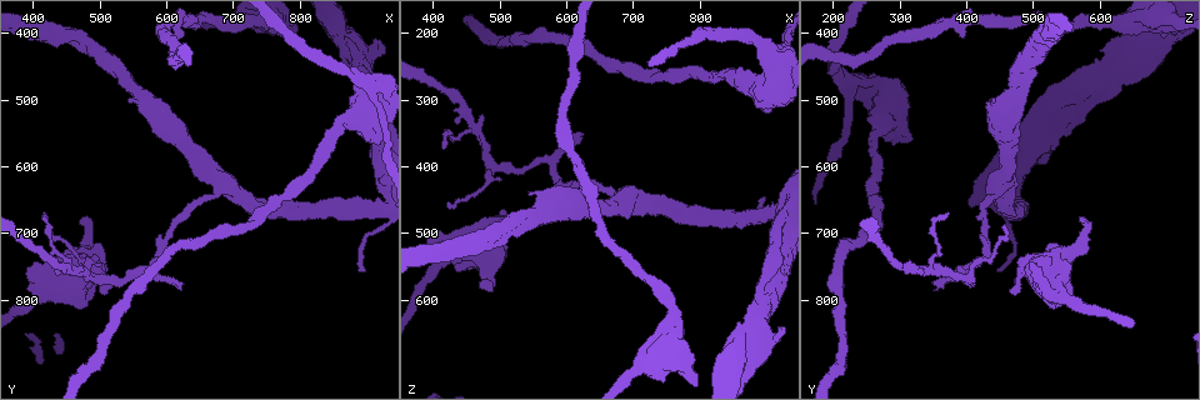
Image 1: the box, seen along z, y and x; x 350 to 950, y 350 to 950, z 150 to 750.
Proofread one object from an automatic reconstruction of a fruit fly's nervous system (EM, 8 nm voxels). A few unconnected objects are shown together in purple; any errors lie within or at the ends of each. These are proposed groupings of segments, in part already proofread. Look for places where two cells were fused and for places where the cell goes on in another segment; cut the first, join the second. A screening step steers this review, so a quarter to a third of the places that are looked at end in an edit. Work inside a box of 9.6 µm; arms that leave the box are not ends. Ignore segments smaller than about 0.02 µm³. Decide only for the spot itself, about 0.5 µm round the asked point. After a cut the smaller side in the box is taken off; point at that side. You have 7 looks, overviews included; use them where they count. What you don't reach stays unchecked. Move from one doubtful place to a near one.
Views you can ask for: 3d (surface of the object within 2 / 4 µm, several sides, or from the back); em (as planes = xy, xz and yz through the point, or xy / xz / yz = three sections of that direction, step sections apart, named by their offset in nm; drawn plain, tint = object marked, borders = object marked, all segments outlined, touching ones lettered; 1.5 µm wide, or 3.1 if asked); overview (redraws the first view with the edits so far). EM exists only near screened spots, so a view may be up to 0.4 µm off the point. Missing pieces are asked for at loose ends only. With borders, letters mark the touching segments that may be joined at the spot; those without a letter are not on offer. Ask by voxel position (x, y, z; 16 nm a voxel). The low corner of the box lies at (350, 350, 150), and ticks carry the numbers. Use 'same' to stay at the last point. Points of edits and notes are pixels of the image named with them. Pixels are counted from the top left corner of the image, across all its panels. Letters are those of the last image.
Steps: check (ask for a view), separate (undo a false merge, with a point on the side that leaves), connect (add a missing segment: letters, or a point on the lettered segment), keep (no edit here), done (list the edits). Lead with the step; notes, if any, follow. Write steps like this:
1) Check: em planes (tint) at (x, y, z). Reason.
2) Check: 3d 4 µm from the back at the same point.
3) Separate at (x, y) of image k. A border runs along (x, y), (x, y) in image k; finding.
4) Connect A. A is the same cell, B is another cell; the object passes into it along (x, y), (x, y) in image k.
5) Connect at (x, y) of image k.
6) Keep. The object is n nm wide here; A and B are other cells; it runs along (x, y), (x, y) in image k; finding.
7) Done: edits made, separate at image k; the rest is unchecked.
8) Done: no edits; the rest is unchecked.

Check: em planes (plain) at (855, 545, 270).

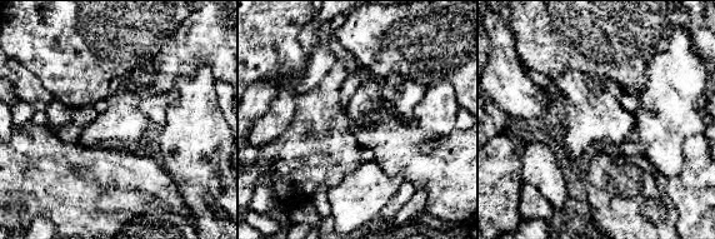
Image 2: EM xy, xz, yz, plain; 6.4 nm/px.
Check: em planes (borders) at the same point.

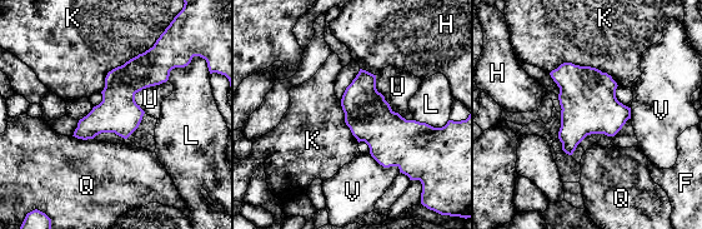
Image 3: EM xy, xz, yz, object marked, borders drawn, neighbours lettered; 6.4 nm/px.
Keep. The object is 260 nm wide here; the longest contact is with K, 460 nm; F, H, K, L, Q, U and V are other cells; all the same cell.

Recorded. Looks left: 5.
Check: em xy step 4 (tint) at (620, 405, 390). An open end.

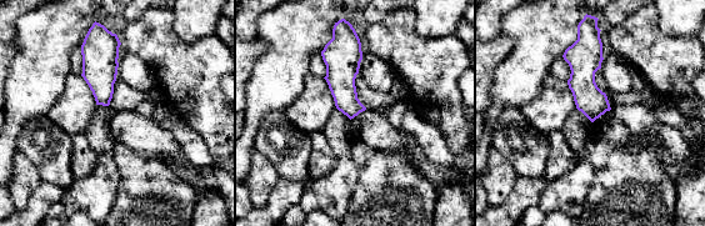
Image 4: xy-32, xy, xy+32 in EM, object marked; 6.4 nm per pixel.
Check: em planes (borders) at the same point.

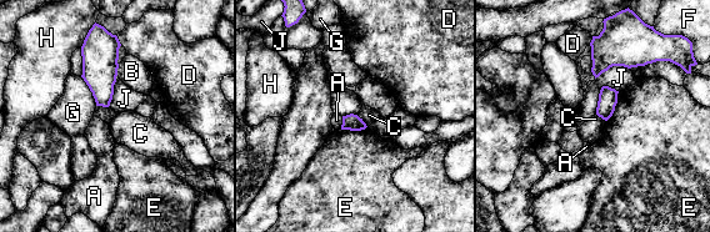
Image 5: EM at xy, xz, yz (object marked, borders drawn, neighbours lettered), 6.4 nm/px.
Keep. The longest contact is with G, 220 nm; A, B, C, D, E, F, G, H and J are other cells; a border runs along (618, 90), (601, 87), (595, 114) in image 5; none of them fits.

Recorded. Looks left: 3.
Check: em planes (borders) at (470, 680, 575). Branch stops here.

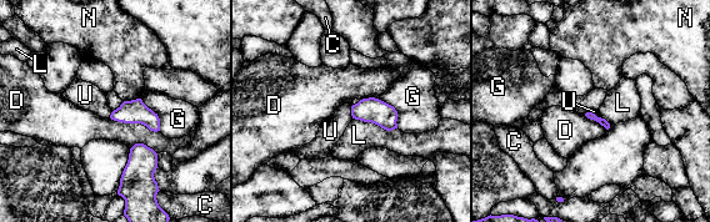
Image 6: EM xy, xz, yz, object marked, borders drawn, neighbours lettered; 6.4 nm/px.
Keep. The longest contact is with D, 340 nm; C, D, G, L, N and U are other cells; no lettered segment goes on from it.

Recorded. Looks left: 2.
Done: no edits; the rest is unchecked.

